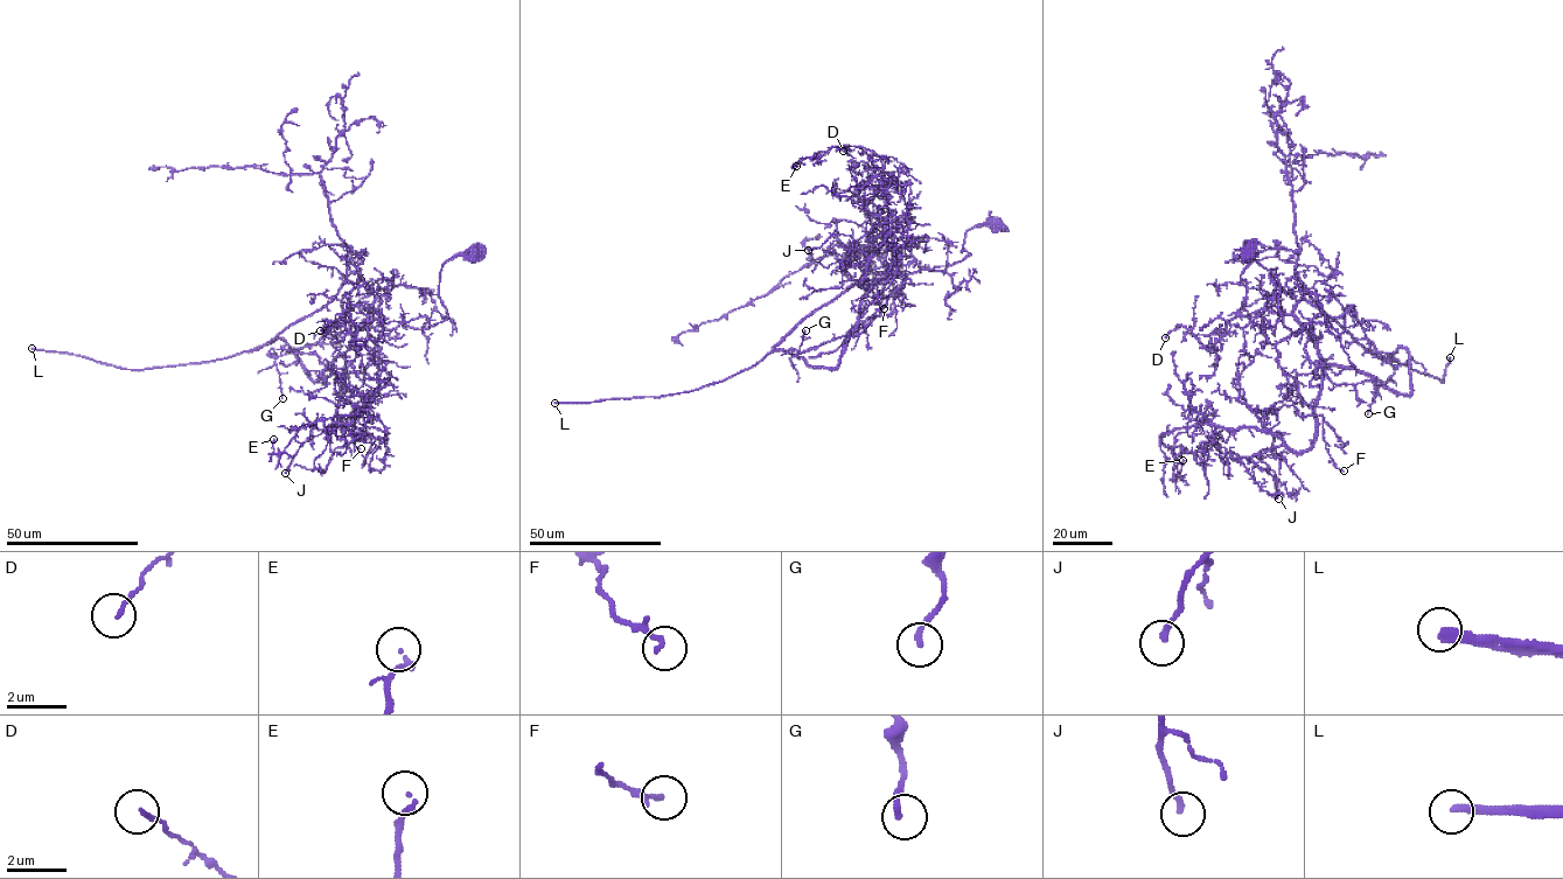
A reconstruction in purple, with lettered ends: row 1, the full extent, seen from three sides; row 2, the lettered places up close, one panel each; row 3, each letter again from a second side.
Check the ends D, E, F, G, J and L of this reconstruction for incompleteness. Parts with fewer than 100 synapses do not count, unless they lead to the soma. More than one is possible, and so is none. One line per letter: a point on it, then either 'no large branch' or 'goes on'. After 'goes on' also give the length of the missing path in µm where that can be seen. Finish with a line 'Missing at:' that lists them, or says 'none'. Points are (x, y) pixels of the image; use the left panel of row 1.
D: place (320, 330); no large branch
E: place (273, 439); no large branch
F: place (361, 448); no large branch
G: place (283, 398); no large branch
J: place (285, 473); no large branch
L: place (32, 348); goes on; missing 350 µm
Missing at: L

